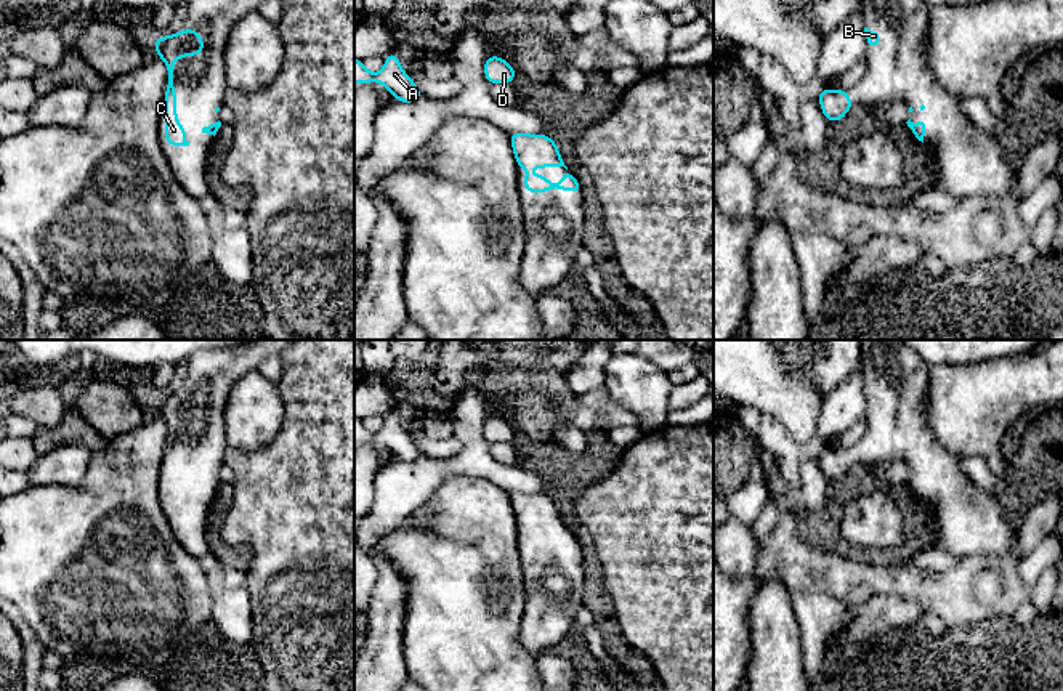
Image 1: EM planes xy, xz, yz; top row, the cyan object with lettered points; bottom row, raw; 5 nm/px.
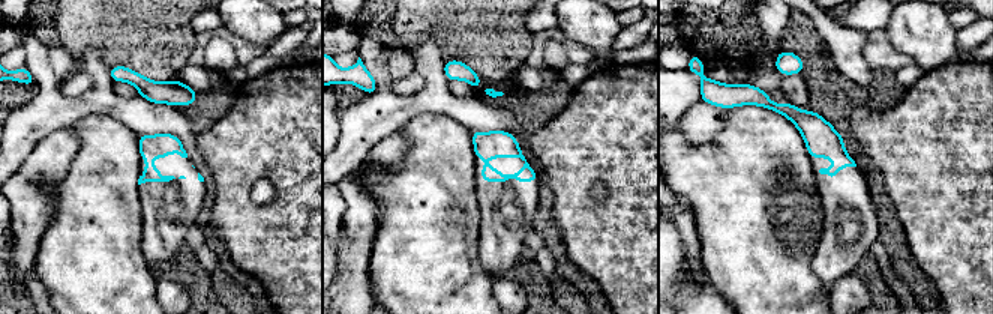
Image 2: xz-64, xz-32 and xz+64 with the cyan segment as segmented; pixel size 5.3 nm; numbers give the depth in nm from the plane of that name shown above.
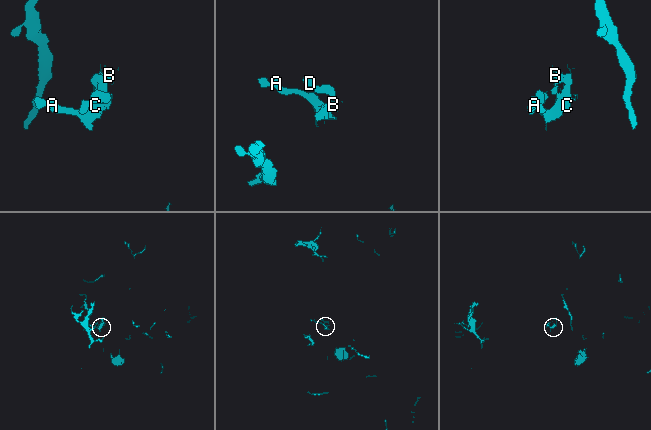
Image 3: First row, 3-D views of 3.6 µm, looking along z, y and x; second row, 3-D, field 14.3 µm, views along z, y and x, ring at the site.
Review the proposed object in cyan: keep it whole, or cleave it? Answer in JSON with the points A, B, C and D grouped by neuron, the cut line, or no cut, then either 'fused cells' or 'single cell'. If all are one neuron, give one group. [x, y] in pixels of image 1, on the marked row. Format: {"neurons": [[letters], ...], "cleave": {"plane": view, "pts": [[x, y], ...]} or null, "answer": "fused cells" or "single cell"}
{"neurons": [["A", "B", "C", "D"]], "cleave": null, "answer": "single cell"}

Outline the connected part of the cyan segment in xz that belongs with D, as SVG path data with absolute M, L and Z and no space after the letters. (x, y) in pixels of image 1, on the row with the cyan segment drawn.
M487 56L484 61L484 74L489 85L515 82L515 69L503 58Z

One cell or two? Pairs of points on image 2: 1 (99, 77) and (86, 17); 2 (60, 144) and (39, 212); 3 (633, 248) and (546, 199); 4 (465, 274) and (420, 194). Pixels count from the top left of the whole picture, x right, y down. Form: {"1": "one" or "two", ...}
{"1": "two", "2": "one", "3": "two", "4": "one"}

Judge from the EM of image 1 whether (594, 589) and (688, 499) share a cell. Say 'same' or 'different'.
different

